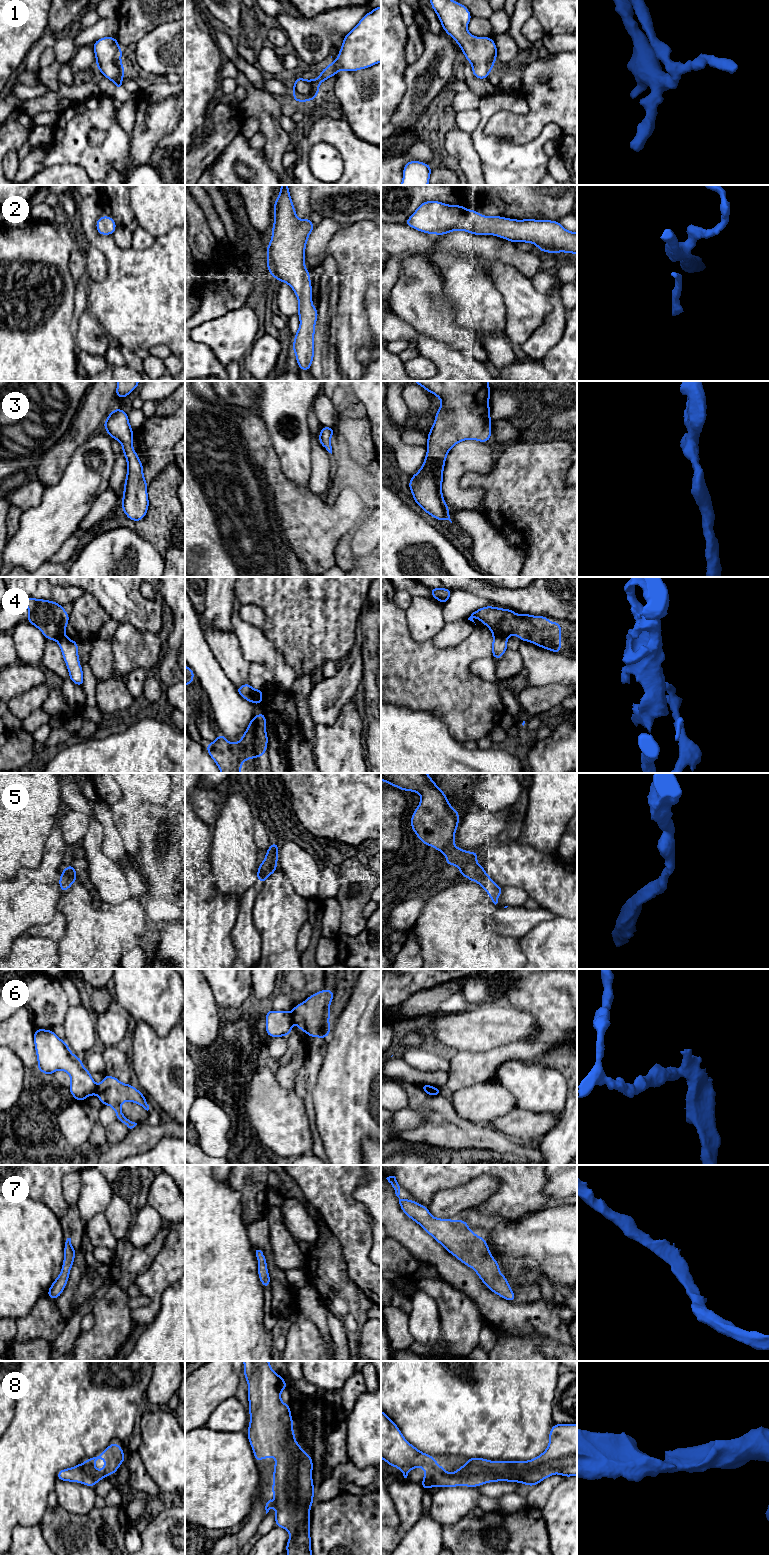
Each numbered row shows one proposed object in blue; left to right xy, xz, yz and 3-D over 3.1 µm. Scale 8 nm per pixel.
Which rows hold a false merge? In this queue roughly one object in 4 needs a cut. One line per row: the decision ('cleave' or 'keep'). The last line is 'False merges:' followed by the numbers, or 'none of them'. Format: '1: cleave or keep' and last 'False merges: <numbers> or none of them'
1: keep
2: keep
3: keep
4: cleave
5: keep
6: cleave
7: keep
8: keep
False merges: 4, 6

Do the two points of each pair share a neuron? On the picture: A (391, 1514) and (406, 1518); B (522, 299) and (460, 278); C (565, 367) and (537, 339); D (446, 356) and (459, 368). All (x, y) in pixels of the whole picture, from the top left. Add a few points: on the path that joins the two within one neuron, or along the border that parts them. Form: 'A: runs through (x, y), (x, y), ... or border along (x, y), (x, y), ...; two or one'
A: border along (391, 1498), (399, 1517), (401, 1530); two
B: border along (485, 273), (502, 295), (506, 314); two
C: border along (563, 331), (562, 337), (548, 351), (542, 361); two
D: runs through (449, 359), (456, 366); one

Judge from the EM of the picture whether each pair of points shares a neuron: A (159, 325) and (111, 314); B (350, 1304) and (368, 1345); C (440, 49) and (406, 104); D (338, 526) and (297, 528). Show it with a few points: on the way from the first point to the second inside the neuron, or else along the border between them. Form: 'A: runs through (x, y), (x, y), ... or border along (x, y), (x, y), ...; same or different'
A: runs through (147, 314), (123, 314); same
B: border along (368, 1319), (362, 1327), (359, 1350); different
C: runs through (427, 63), (411, 79), (411, 90); same
D: runs through (328, 526), (307, 528); same

